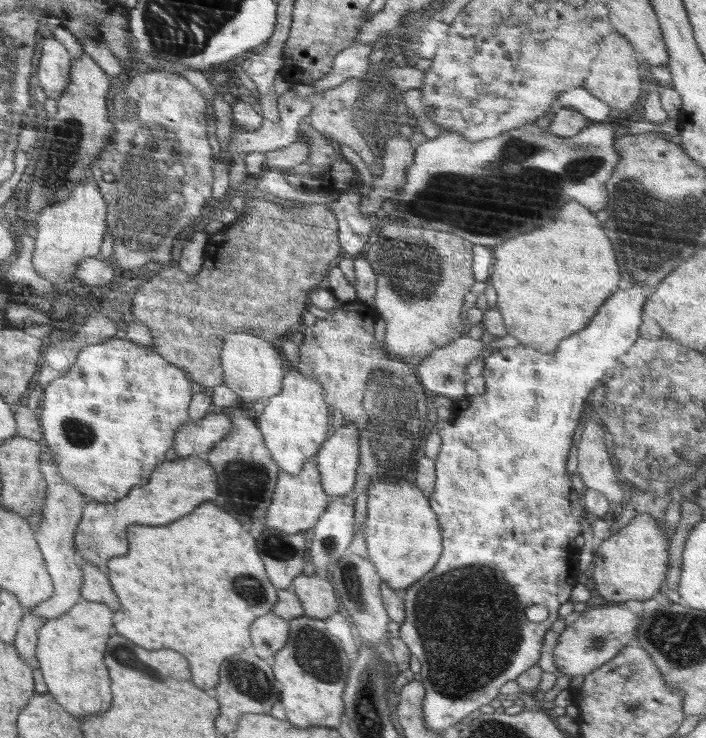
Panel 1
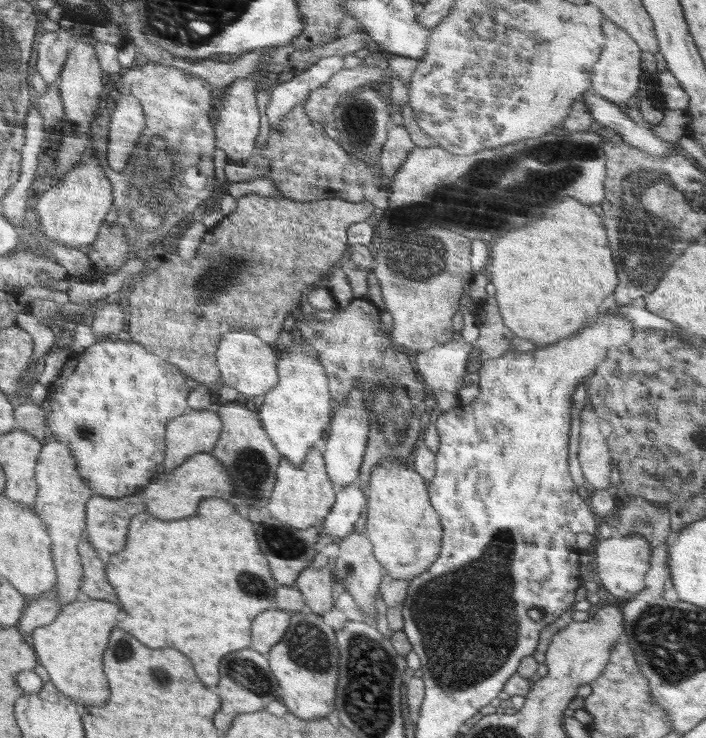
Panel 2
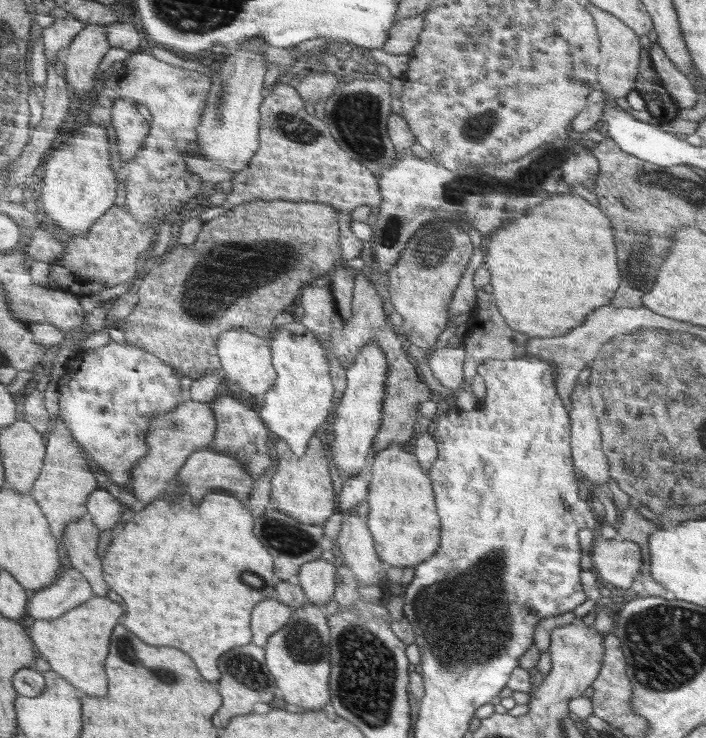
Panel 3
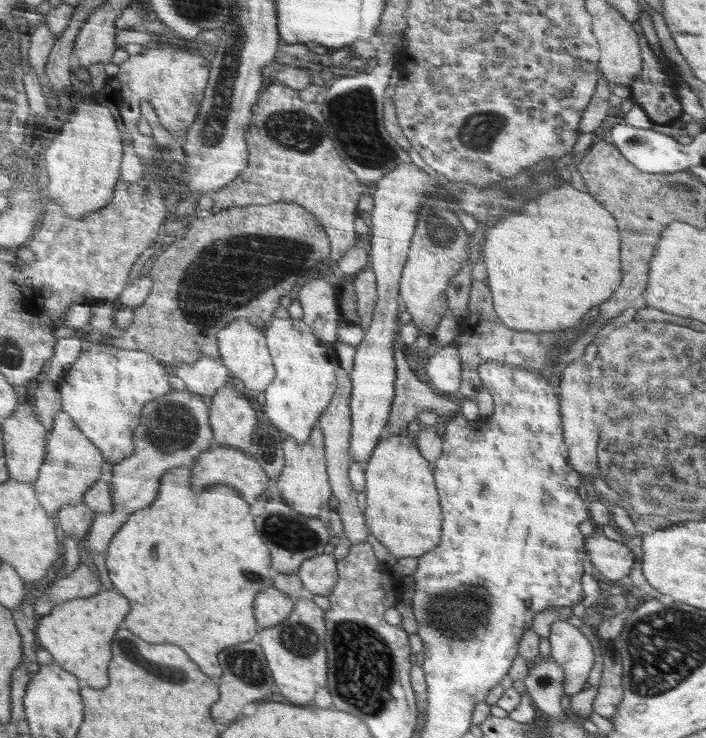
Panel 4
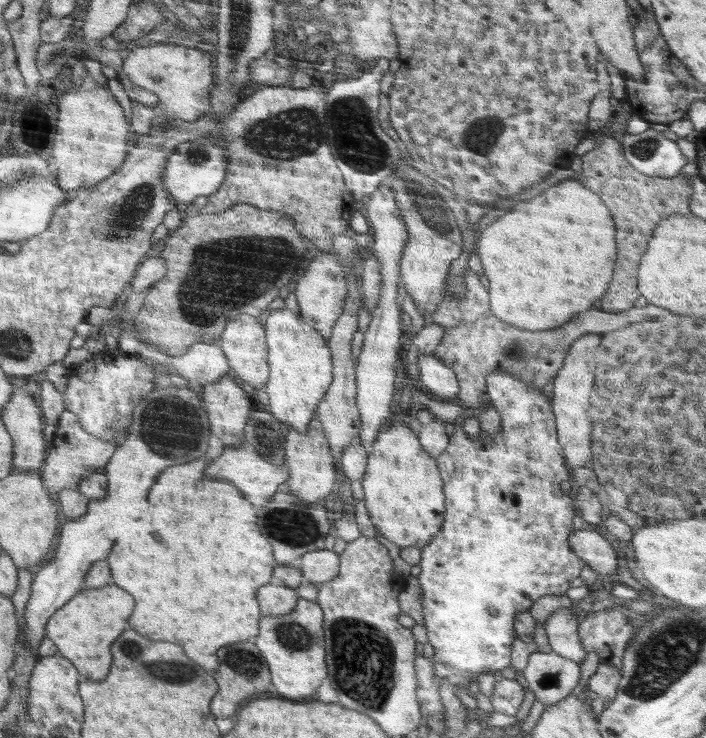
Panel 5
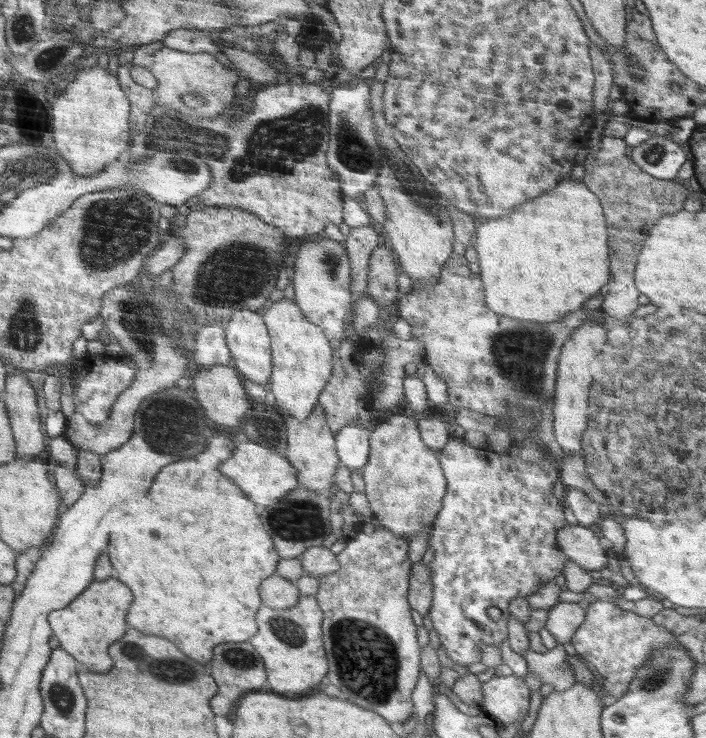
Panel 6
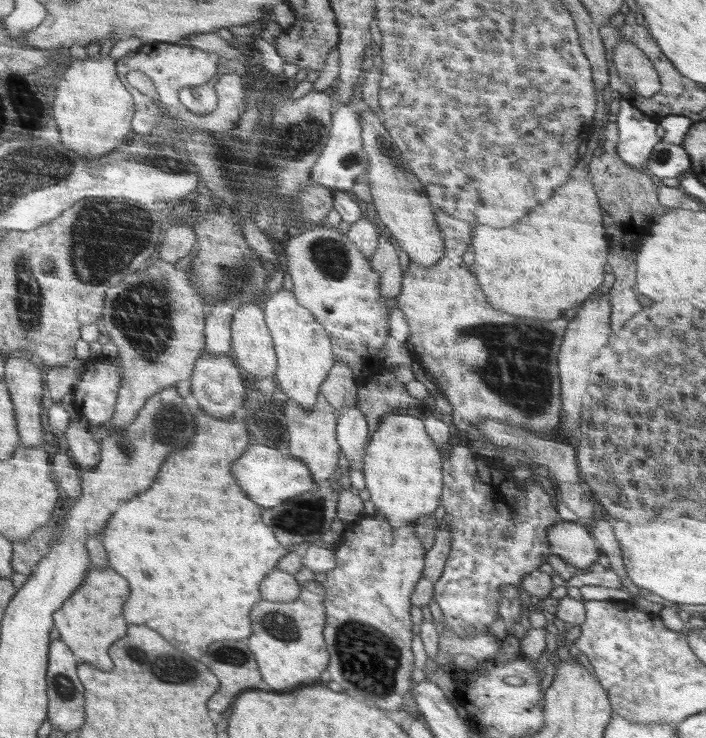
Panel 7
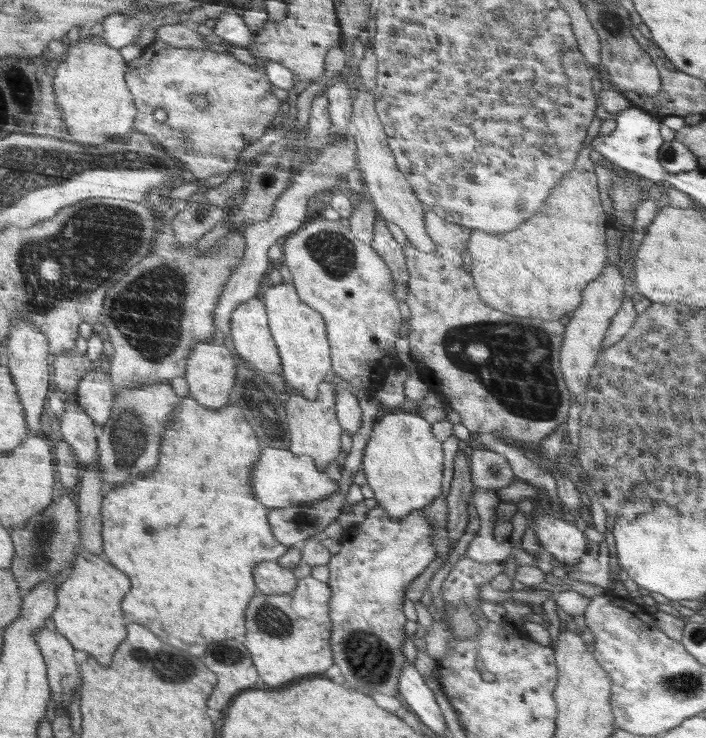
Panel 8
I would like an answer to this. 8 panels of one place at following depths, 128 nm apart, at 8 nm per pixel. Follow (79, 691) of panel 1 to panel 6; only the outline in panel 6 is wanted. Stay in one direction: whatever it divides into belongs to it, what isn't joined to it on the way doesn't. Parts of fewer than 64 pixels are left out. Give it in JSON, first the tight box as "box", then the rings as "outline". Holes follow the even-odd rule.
{"box":[50,577,132,672],"outline":[[[116,577],[94,580],[66,608],[51,612],[50,624],[60,642],[59,647],[73,656],[84,671],[108,672],[112,668],[108,646],[126,632],[126,612],[132,600],[132,592]]]}

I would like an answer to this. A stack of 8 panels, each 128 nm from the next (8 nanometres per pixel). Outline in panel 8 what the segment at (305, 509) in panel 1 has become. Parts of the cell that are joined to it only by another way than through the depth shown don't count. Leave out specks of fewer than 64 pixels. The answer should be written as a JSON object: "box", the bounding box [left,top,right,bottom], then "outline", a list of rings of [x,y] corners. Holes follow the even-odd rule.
{"box":[284,381,342,473],"outline":[[[324,381],[319,385],[319,394],[314,400],[308,400],[306,397],[296,394],[290,395],[287,402],[284,403],[291,434],[291,442],[287,450],[295,453],[296,456],[311,456],[320,473],[325,472],[326,466],[340,454],[342,428],[340,428],[339,420],[336,420],[338,408],[336,408],[335,396],[329,382]]]}

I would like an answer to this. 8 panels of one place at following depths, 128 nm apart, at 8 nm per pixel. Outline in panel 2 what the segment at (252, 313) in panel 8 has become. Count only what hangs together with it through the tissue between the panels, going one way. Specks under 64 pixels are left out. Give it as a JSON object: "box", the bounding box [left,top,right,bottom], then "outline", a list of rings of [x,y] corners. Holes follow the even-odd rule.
{"box":[218,330,278,400],"outline":[[[246,330],[230,332],[224,336],[218,348],[218,365],[221,372],[220,384],[234,388],[244,400],[251,396],[266,395],[278,384],[278,369],[276,368],[274,350],[264,344],[258,336]]]}

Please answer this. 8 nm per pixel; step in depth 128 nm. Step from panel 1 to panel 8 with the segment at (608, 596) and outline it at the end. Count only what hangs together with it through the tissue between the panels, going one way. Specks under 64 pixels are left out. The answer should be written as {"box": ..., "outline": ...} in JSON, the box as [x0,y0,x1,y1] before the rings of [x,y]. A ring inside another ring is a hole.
{"box":[530,513,588,568],"outline":[[[535,513],[530,522],[540,546],[556,560],[574,568],[588,554],[586,536],[576,526],[572,526],[572,522],[541,513]]]}

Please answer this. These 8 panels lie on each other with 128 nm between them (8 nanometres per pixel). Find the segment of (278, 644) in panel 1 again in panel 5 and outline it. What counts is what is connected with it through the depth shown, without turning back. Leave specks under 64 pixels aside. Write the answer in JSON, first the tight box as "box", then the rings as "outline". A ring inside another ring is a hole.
{"box":[260,581,296,616],"outline":[[[272,581],[260,588],[260,609],[263,616],[284,616],[296,606],[296,594],[287,585]]]}

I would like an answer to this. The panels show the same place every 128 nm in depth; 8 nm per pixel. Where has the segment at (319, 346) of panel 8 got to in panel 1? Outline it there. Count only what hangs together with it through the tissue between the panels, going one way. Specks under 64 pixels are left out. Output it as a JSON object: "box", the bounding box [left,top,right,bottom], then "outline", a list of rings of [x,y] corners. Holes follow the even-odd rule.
{"box":[257,366,330,475],"outline":[[[294,366],[292,372],[284,376],[283,390],[269,397],[264,412],[257,415],[259,429],[263,433],[264,444],[272,454],[272,460],[280,470],[290,475],[298,475],[306,466],[308,458],[314,456],[326,442],[330,412],[327,400],[322,400],[322,389],[316,380],[304,376]]]}

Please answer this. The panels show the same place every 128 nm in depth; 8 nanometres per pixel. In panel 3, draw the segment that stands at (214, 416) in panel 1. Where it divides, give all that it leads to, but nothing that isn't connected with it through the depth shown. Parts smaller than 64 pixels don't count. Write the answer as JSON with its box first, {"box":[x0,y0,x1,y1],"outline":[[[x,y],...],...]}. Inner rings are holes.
{"box":[129,398,218,505],"outline":[[[190,398],[180,402],[172,412],[166,414],[154,414],[151,417],[152,446],[151,452],[144,456],[143,460],[132,468],[129,487],[134,490],[138,505],[143,502],[152,502],[154,496],[163,494],[171,486],[174,478],[178,476],[180,468],[184,466],[188,458],[200,449],[215,440],[218,424],[214,420],[215,412],[212,412],[206,403],[194,402]]]}

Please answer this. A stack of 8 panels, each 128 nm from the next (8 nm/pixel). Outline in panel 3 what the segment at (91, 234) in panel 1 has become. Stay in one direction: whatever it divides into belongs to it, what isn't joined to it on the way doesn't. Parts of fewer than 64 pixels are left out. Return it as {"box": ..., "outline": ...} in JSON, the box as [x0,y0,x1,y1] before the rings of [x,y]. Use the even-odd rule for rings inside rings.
{"box":[37,124,116,236],"outline":[[[100,124],[78,128],[74,138],[46,160],[46,176],[37,196],[41,216],[70,236],[84,236],[110,210],[116,198],[116,174],[108,156],[108,134]]]}

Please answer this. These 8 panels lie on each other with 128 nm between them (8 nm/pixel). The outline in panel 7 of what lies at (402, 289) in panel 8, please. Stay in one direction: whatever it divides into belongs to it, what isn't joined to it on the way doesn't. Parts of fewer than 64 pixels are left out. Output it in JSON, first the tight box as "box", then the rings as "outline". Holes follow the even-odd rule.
{"box":[370,227,403,301],"outline":[[[382,227],[378,228],[378,234],[378,244],[370,264],[375,274],[380,277],[380,292],[389,301],[400,294],[403,275],[397,246],[391,236]]]}

